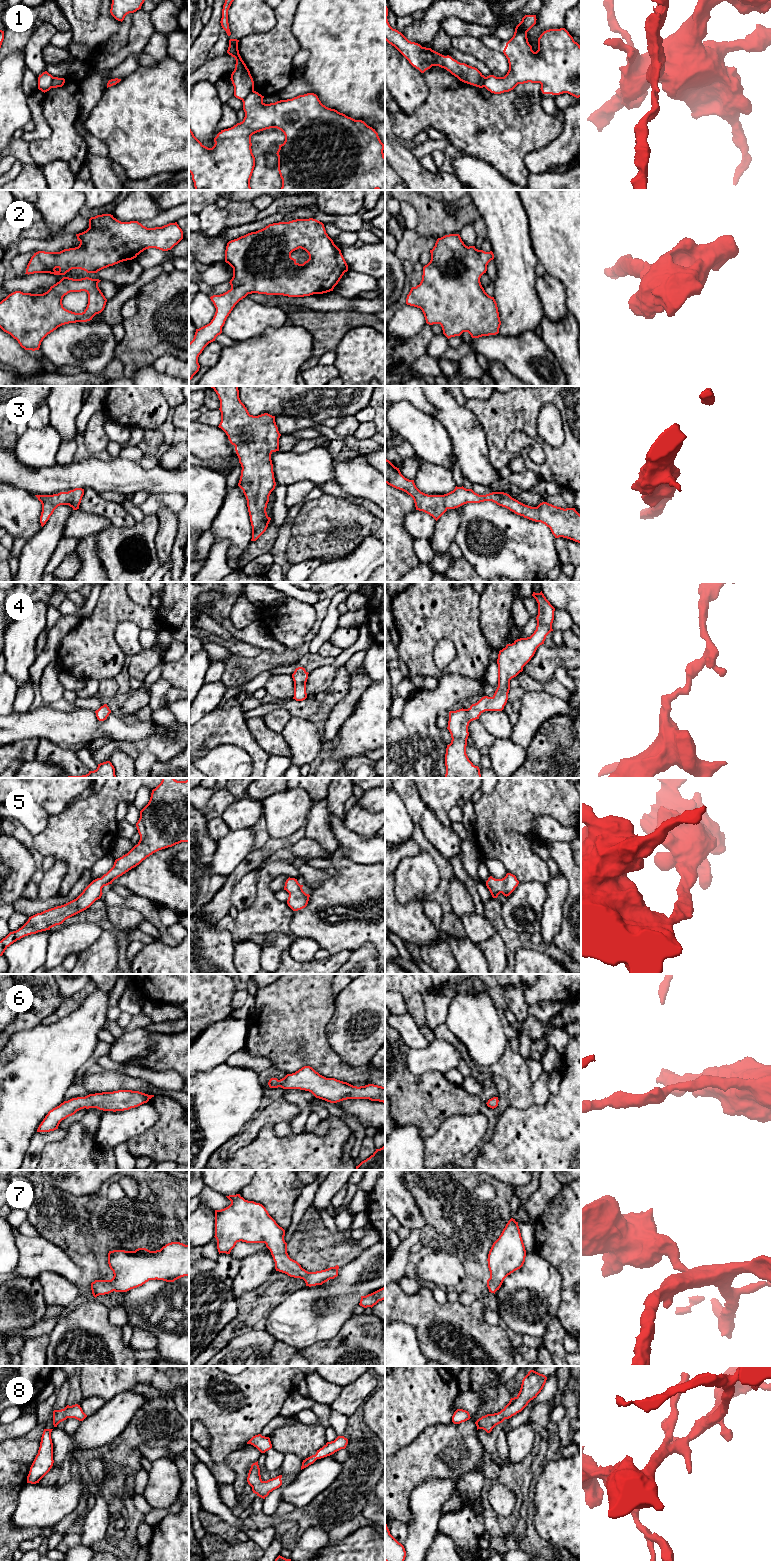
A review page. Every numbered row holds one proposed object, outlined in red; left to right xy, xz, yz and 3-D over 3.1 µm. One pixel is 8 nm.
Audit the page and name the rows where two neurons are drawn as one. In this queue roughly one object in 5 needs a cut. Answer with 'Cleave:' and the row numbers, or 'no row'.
Cleave: 1

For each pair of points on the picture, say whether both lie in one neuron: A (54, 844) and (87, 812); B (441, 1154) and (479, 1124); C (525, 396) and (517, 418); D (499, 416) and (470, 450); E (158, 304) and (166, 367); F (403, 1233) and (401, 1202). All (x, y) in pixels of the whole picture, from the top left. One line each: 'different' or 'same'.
A: same
B: same
C: same
D: different
E: different
F: different

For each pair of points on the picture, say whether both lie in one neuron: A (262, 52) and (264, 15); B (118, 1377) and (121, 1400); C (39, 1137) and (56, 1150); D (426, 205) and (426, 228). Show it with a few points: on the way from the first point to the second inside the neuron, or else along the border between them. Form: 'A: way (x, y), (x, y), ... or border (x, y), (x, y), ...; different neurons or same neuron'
A: border (274, 11), (275, 24), (270, 29), (240, 38); different neurons
B: border (130, 1389), (116, 1393), (105, 1402); different neurons
C: border (66, 1129), (63, 1138), (45, 1145), (39, 1159); different neurons
D: way (426, 211), (426, 222); same neuron

